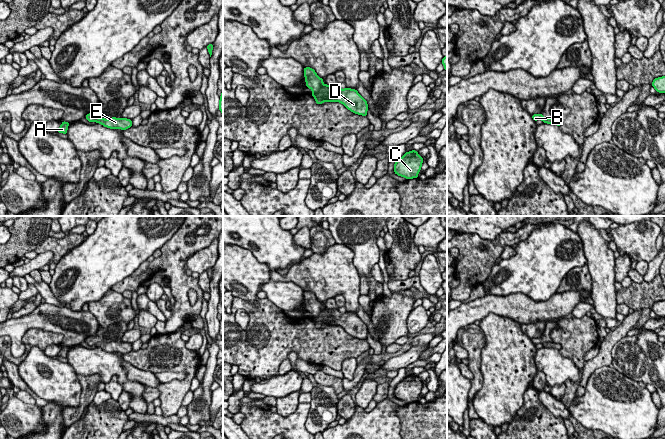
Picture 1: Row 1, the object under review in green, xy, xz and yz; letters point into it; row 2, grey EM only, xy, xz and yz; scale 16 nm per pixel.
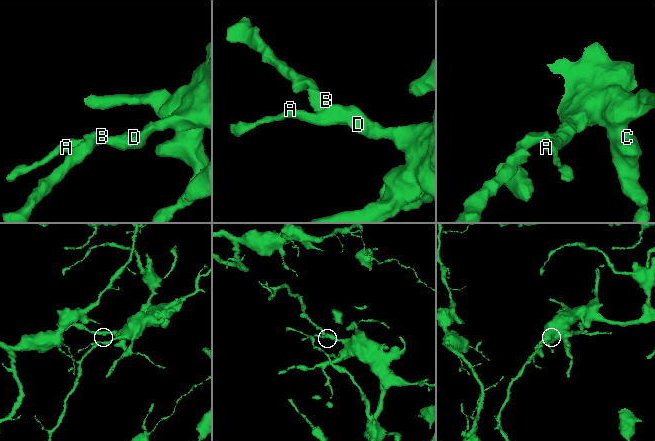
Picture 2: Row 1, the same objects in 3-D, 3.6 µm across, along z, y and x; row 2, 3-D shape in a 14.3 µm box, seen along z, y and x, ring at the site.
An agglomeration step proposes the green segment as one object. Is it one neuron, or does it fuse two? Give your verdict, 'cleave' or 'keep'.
cleave

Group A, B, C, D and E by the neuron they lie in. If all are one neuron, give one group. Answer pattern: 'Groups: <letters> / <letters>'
Groups: A C D E / B

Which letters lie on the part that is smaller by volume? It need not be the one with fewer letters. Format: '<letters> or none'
B

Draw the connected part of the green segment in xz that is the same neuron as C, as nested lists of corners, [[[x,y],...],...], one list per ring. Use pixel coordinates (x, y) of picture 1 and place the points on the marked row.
[[[417,151],[406,152],[395,162],[394,173],[406,179],[418,178],[423,161]]]

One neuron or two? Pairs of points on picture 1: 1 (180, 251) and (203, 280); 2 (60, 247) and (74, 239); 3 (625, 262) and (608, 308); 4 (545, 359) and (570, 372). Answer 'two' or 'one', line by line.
1: two
2: one
3: two
4: one

